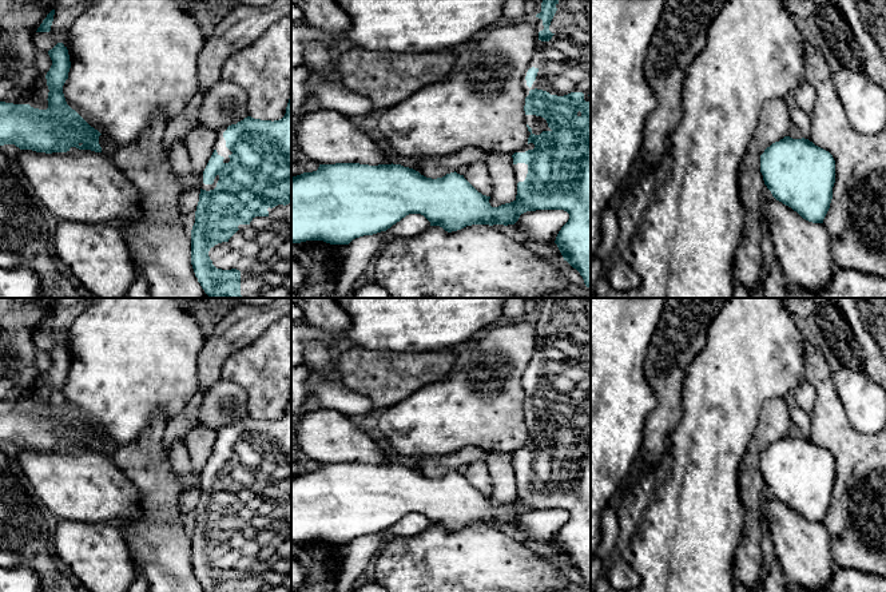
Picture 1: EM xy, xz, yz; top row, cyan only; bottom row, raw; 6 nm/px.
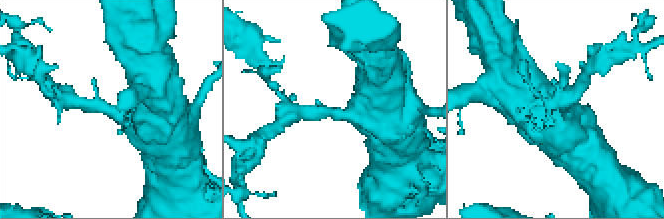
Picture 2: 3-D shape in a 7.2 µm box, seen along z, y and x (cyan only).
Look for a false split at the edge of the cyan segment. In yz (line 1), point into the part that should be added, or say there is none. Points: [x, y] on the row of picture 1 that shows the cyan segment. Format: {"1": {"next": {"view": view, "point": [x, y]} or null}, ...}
{"1": {"next": null}}

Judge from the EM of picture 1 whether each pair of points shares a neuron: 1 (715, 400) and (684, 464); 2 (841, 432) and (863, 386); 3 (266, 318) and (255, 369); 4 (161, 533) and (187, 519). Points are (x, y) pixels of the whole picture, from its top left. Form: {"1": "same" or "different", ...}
{"1": "same", "2": "different", "3": "different", "4": "different"}

